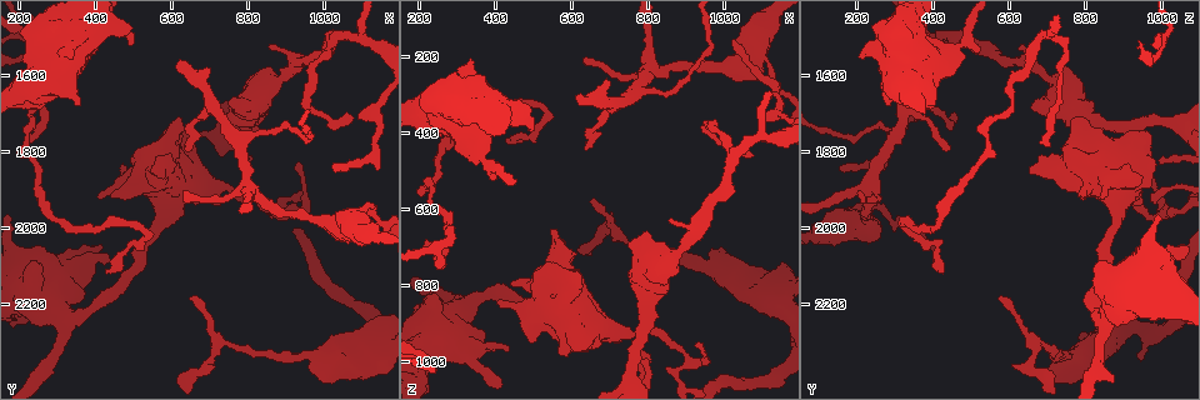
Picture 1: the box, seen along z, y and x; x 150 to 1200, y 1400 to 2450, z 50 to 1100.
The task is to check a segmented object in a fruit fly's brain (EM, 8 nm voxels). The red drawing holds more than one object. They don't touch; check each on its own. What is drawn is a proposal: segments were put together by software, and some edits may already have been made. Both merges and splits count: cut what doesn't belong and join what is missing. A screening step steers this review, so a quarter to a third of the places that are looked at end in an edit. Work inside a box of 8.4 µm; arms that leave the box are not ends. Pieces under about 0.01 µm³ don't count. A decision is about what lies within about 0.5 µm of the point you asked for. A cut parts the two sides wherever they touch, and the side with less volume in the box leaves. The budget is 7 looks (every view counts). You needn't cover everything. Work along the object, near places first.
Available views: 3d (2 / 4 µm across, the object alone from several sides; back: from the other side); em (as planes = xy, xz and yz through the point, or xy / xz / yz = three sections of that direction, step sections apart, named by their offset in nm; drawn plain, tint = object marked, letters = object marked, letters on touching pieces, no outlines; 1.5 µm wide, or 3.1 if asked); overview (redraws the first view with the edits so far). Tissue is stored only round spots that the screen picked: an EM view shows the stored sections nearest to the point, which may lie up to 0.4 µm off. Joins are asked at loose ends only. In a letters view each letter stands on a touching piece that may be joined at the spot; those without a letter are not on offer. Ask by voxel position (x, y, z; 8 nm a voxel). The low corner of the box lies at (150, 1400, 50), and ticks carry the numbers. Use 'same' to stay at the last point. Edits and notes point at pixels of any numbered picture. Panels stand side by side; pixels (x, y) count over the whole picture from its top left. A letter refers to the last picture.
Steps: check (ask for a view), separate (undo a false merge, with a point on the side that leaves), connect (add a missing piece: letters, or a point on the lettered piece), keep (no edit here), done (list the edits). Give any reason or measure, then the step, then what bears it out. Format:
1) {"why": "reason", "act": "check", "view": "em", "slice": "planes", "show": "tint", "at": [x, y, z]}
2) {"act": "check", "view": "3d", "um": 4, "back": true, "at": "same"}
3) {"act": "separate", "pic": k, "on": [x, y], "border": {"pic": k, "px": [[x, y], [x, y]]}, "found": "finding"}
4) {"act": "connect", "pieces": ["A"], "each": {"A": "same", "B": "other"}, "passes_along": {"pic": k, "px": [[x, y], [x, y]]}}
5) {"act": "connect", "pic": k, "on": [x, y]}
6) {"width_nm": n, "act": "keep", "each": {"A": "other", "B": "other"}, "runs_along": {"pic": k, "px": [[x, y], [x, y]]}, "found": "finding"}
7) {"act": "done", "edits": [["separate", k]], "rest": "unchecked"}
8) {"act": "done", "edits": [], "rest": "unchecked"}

{"why": "stops while still wide", "act": "check", "view": "em", "slice": "xz", "step": 4, "show": "letters", "at": [440, 1920, 795]}

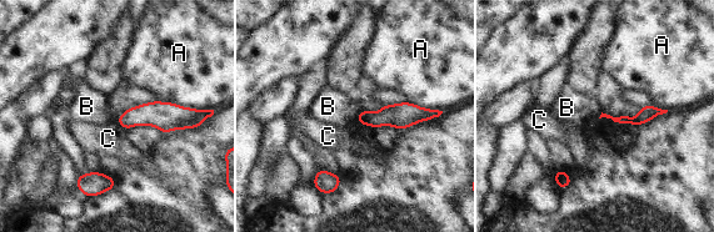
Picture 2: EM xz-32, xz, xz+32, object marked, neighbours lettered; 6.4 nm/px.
{"act": "keep", "each": {"A": "other", "B": "other", "C": "other"}, "found": "no lettered piece goes on from it"}

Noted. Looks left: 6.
{"why": "narrows sharply", "act": "check", "view": "3d", "um": 2, "at": [230, 1510, 1005]}

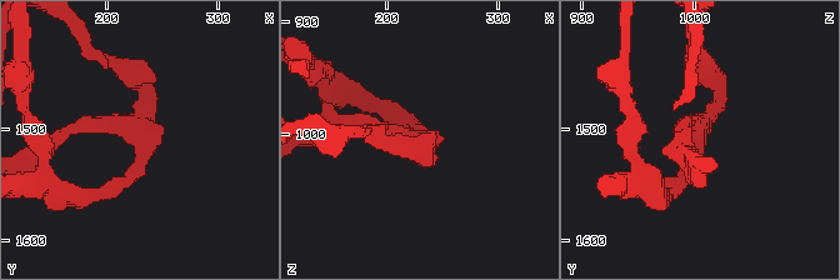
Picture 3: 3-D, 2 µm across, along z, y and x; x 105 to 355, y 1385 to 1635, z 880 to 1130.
{"why": "need the tissue", "act": "check", "view": "em", "slice": "planes", "show": "letters", "at": [230, 1512, 1002]}

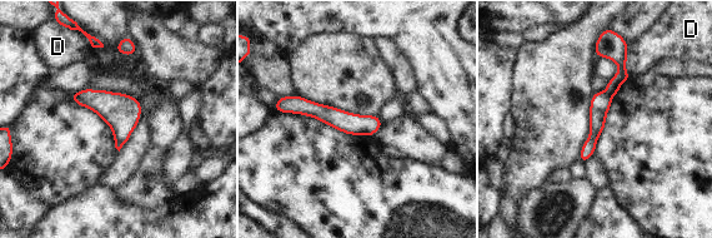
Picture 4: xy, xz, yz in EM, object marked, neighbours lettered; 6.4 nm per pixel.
{"width_nm": 130, "act": "separate", "pic": 4, "on": [601, 102], "each": {"D": "other"}, "border": {"pic": 4, "px": [[605, 90], [611, 97]]}, "found": "a second neuron is stuck on"}

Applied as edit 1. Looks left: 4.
{"act": "check", "view": "overview"}

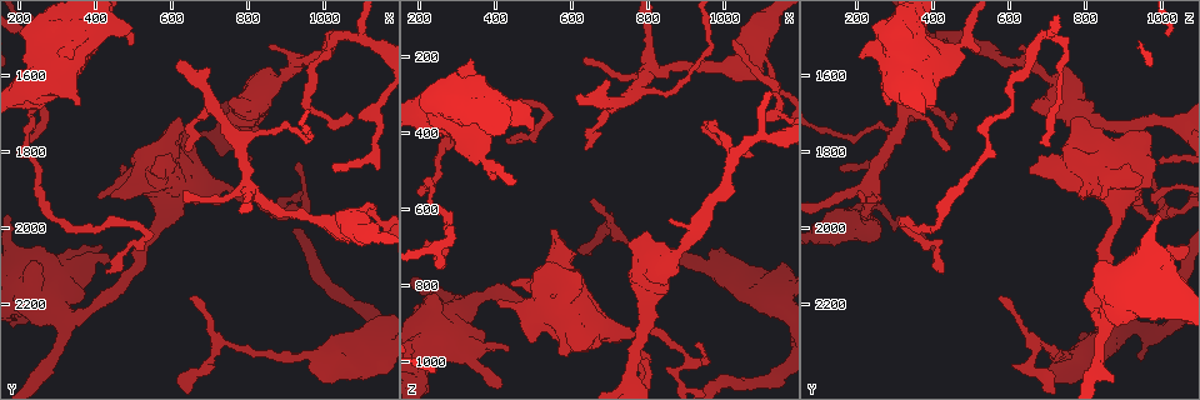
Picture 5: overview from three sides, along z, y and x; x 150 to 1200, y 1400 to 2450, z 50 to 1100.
{"why": "stops while still wide", "act": "check", "view": "3d", "um": 4, "at": [635, 1745, 955]}

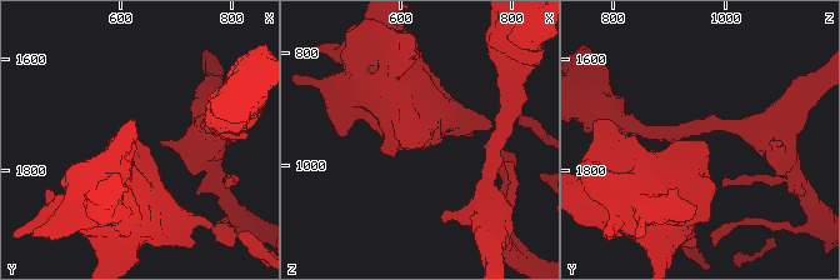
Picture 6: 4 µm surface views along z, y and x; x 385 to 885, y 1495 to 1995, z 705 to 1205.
{"act": "check", "view": "em", "slice": "planes", "show": "tint", "at": [635, 1745, 955]}

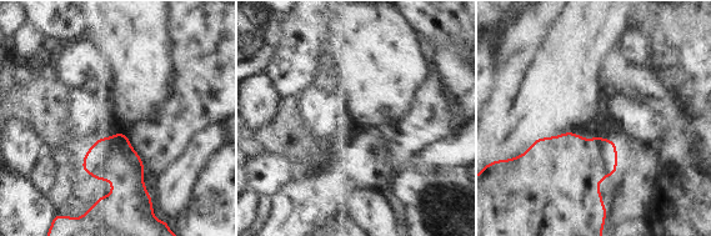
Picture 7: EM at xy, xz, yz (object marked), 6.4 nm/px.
{"act": "check", "view": "em", "slice": "planes", "show": "letters", "at": "same"}

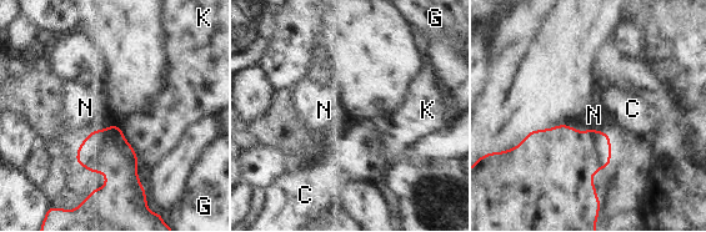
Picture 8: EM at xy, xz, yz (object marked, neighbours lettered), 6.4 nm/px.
{"act": "keep", "each": {"C": "other", "G": "other", "K": "other", "N": "other"}, "border": {"pic": 8, "px": [[118, 126], [139, 157]]}, "found": "none of them fits"}

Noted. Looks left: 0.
{"act": "done", "edits": [["separate", 4]], "rest": "unchecked"}

